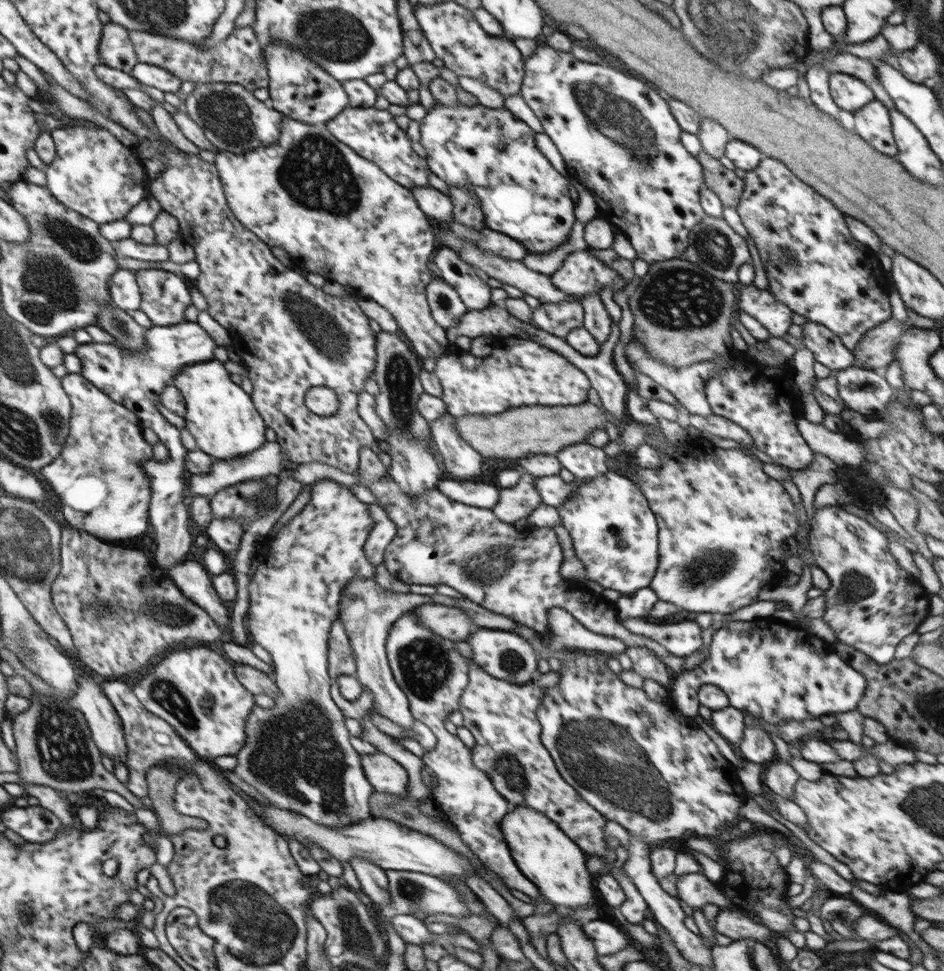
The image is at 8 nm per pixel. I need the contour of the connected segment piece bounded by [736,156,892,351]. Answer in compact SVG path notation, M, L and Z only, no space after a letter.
M764 156L754 170L747 171L743 179L744 188L736 209L758 249L770 293L794 313L828 327L846 348L854 350L867 330L892 316L889 271L884 270L879 255L852 236L843 212L832 201L802 182L783 162Z

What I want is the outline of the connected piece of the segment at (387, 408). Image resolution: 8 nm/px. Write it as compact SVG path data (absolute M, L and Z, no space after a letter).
M381 330L376 334L376 338L377 359L372 377L380 388L375 396L376 414L379 414L380 420L389 430L389 435L385 440L389 448L387 453L391 458L388 472L394 482L400 486L400 490L412 500L416 500L420 498L420 494L434 490L436 484L444 476L439 462L429 449L427 438L431 436L430 422L417 409L419 396L424 393L419 377L423 365L417 352L400 331L388 333Z

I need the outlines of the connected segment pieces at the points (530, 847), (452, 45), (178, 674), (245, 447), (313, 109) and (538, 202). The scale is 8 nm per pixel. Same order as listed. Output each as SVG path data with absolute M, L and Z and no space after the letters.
M518 806L511 808L500 824L514 862L520 872L538 887L542 898L555 906L566 908L588 908L591 904L596 905L595 901L599 896L594 887L595 878L589 873L585 863L586 853L552 819L529 806Z
M453 1L436 5L418 4L413 13L434 56L442 60L444 68L448 68L459 78L484 80L488 88L498 90L506 99L513 94L521 94L525 61L512 40L503 35L488 35L476 22L472 11Z
M172 648L150 676L132 687L136 698L156 716L162 717L202 757L212 763L217 756L233 755L246 746L248 718L254 697L241 683L224 656L208 648Z
M215 358L206 362L196 362L185 366L170 382L183 394L185 400L185 427L194 437L199 449L216 460L232 460L236 457L243 457L246 454L254 453L256 449L262 448L266 442L266 426L262 422L262 416L254 408L250 396L230 380L228 369L223 362Z
M274 41L263 49L269 75L269 96L273 100L272 108L283 116L294 118L306 124L326 124L349 106L349 98L342 84L334 79L324 68L304 55L304 52L288 47L284 41Z
M436 101L420 123L420 144L426 151L429 170L448 186L472 189L481 202L488 229L507 234L521 242L528 253L550 253L568 240L577 221L575 202L568 193L568 178L562 176L538 150L534 135L534 130L505 106L488 108L480 103L467 106L458 101L455 105L446 106Z

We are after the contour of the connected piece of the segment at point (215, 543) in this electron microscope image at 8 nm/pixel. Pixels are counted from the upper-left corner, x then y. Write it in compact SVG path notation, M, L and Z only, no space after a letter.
M213 518L206 530L211 546L225 555L239 550L243 534L244 528L232 518Z

